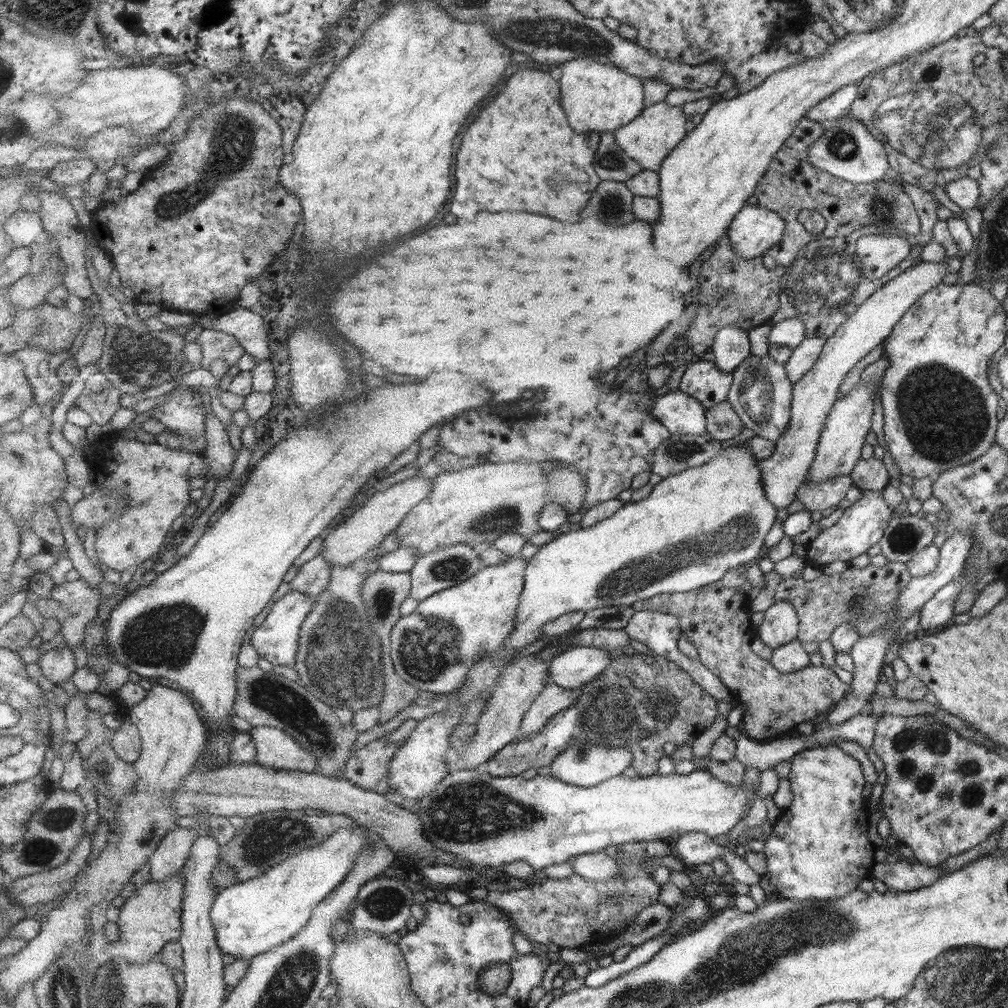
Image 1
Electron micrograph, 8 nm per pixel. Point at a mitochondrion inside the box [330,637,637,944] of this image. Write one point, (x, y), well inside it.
(469, 811)

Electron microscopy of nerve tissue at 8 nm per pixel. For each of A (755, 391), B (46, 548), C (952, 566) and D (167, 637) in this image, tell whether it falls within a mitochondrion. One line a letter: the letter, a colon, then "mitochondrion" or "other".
A: mitochondrion
B: other
C: other
D: mitochondrion

